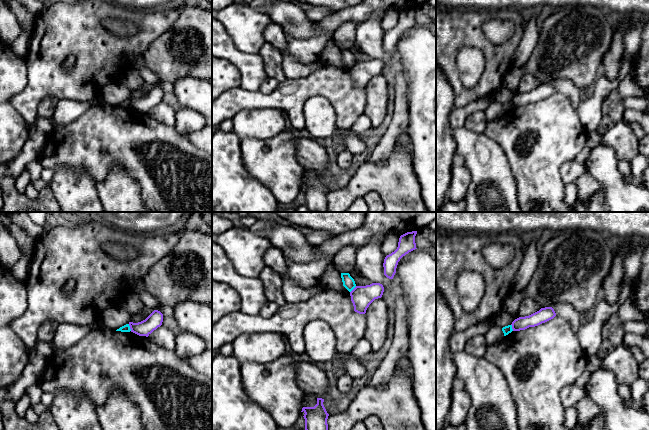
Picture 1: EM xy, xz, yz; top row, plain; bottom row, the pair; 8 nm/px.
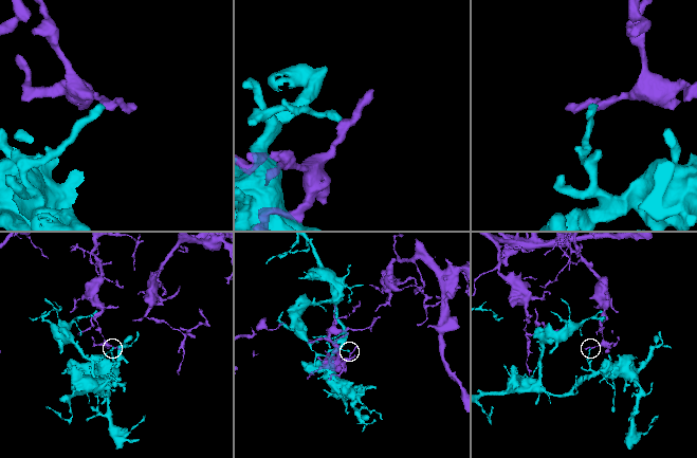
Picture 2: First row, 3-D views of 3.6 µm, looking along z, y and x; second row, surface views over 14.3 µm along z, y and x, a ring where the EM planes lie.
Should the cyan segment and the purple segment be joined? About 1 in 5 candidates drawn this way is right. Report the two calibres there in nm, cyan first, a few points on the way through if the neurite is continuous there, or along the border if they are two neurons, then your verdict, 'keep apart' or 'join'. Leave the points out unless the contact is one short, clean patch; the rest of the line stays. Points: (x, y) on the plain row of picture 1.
calibres 60 and 120 nm; border xy (128, 100), (131, 106); keep apart

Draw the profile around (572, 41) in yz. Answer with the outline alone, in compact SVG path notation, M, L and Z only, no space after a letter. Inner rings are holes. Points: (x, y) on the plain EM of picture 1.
M590 5L565 6L547 17L541 27L538 42L528 61L520 68L512 67L504 78L503 86L515 89L521 77L529 73L541 84L568 79L583 95L589 93L601 74L602 58L612 44L616 27L608 21L606 12Z

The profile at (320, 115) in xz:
M313 96L304 104L305 128L313 139L335 138L338 133L337 114L324 96Z

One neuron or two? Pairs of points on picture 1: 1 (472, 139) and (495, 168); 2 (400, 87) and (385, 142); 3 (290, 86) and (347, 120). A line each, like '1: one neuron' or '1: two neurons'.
1: one neuron
2: one neuron
3: one neuron

